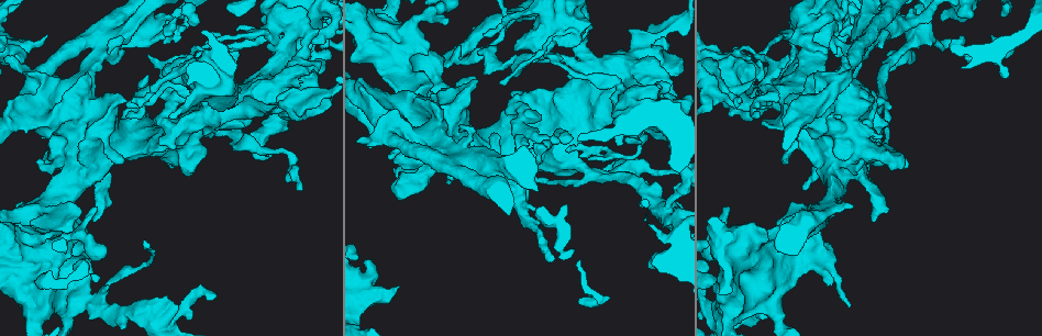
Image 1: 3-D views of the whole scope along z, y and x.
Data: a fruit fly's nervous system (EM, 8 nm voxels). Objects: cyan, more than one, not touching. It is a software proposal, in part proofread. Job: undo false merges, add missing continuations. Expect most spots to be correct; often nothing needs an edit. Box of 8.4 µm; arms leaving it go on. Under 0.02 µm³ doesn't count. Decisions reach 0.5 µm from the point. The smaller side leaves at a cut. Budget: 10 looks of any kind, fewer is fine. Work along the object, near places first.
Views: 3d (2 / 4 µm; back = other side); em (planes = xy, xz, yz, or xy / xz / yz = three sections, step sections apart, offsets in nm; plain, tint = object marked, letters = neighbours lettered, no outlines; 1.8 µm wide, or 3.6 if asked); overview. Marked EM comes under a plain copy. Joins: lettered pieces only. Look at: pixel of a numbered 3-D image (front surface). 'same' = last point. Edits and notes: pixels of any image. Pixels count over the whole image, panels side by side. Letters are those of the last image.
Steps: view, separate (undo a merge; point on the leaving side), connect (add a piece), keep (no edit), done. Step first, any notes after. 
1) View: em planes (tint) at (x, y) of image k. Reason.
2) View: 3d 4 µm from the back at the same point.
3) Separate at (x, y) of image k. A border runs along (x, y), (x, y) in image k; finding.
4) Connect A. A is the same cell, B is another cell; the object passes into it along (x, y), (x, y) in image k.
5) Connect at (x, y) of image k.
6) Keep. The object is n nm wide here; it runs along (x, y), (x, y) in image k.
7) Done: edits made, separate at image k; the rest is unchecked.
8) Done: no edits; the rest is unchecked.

View: em 3.6 µm planes (letters) at (465, 163) of image 1. Sharp bend.

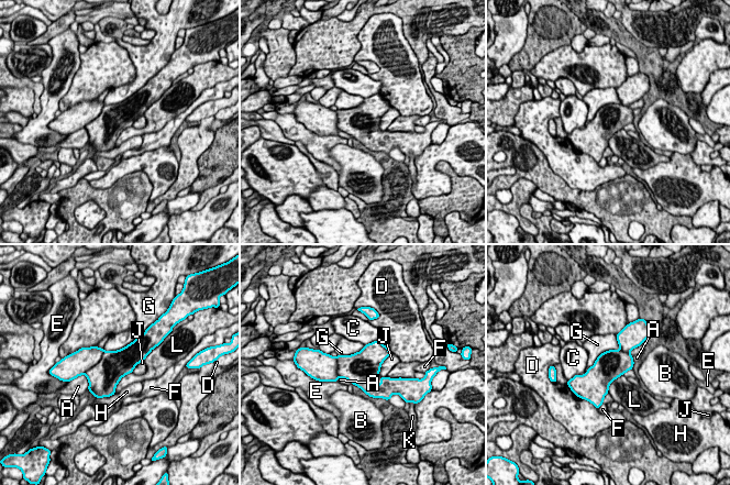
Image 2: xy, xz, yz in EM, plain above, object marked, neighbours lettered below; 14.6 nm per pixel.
Keep. The longest contact is with G, 750 nm; A, B, C, D, E, F, G, H, J, K and L are other cells; a border runs along (131, 372), (120, 379), (114, 393) in image 2; all the same neuron.

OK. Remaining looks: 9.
View: 3d 4 µm at (289, 97) of image 1. Looks like a crossing.

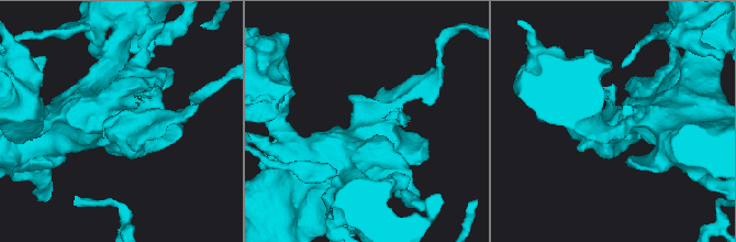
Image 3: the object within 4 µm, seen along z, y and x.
View: em 3.6 µm xy step 16 (letters) at (120, 124) of image 3.

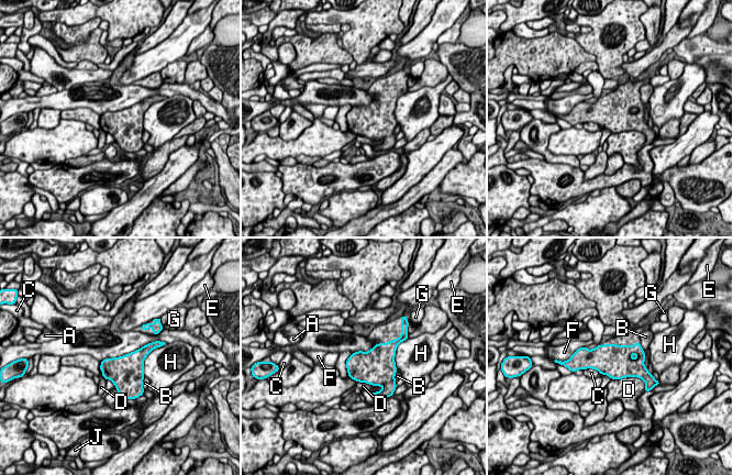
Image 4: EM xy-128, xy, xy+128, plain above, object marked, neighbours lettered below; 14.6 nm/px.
Keep. The object is 280 nm wide here; A, B, C, D, E, F, G, H and J are other cells; all the same neuron.

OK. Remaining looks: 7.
View: em xy step 8 (tint) at (829, 138) of image 1. Closes a loop.

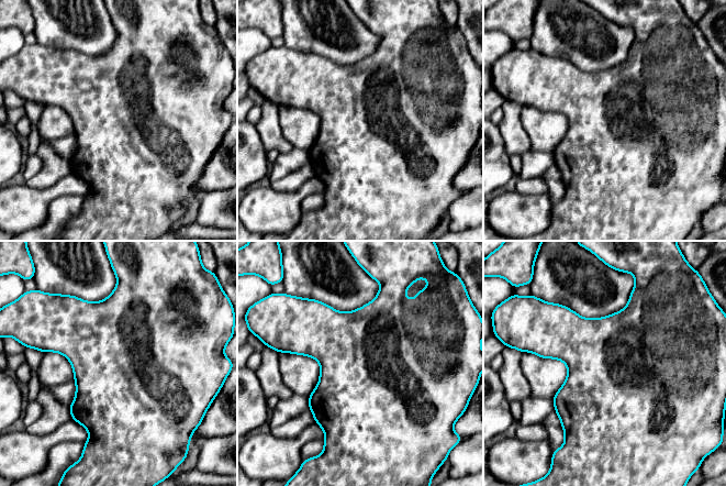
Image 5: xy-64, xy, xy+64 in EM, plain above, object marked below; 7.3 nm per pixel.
View: em planes (tint) at the same point. Cut it another way.

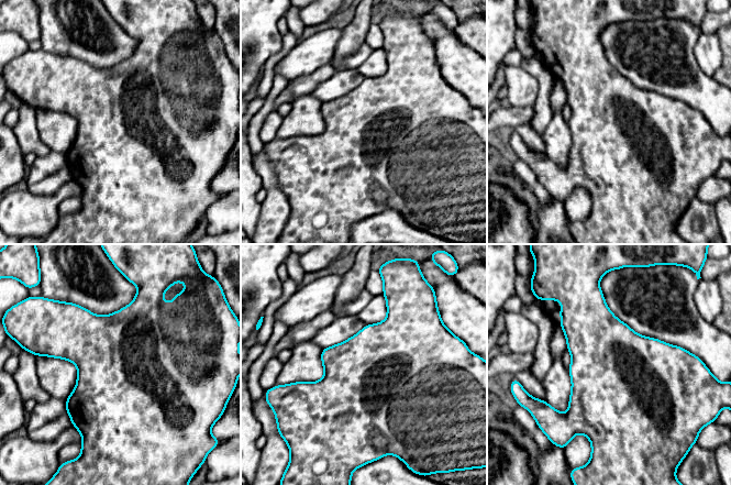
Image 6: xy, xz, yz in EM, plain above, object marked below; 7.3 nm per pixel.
View: em planes (letters) at the same point.

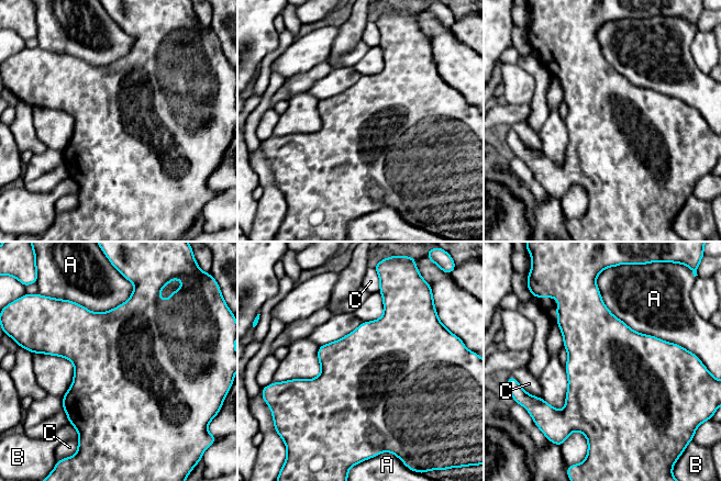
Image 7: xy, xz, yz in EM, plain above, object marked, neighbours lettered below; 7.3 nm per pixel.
Keep. The longest contact is with A, 750 nm; A, B and C are other cells; a border runs along (598, 289), (631, 328), (680, 346) in image 7; all the same neuron.

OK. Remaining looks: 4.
View: 3d 4 µm at (406, 34) of image 1. Sharp bend.

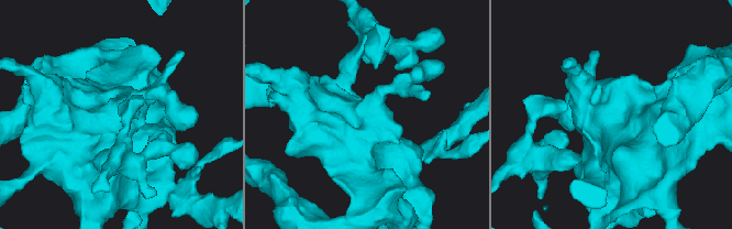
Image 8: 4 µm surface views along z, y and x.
View: em 3.6 µm xz step 8 (letters) at (368, 116) of image 8.

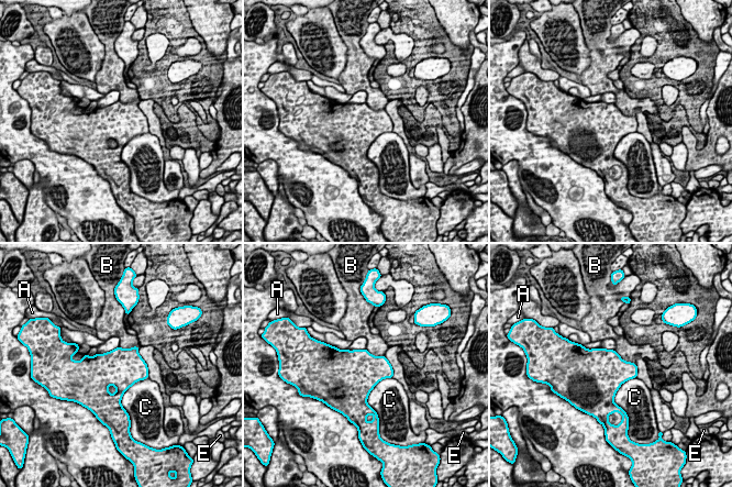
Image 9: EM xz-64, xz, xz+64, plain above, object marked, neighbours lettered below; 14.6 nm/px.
Keep. The object is 650 nm wide here; A, B, C and E are other cells; all the same neuron.

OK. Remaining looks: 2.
Done: no edits; the rest is unchecked.

